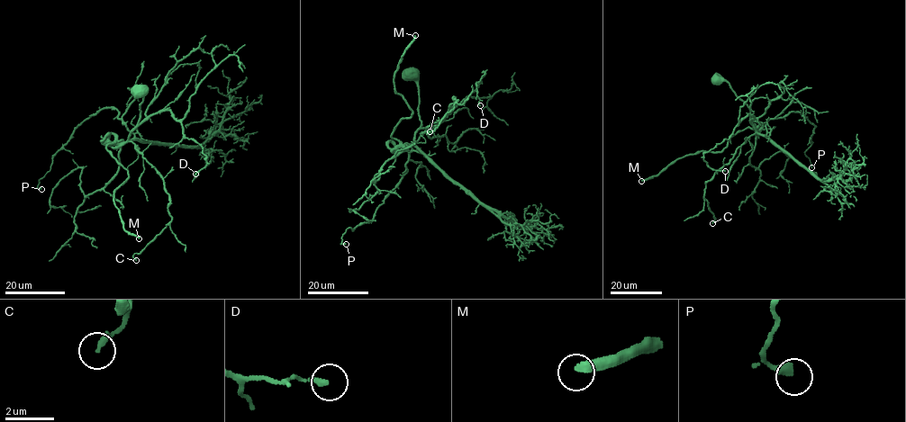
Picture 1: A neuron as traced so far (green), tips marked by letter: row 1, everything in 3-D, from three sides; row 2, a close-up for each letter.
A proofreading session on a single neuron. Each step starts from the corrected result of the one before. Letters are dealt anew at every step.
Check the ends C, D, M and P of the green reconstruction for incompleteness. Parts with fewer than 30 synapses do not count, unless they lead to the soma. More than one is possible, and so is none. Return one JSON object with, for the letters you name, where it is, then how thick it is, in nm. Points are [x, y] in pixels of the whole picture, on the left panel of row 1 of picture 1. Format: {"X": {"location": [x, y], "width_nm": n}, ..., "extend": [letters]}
{"M": {"location": [139, 238], "width_nm": 400}, "extend": ["M"]}

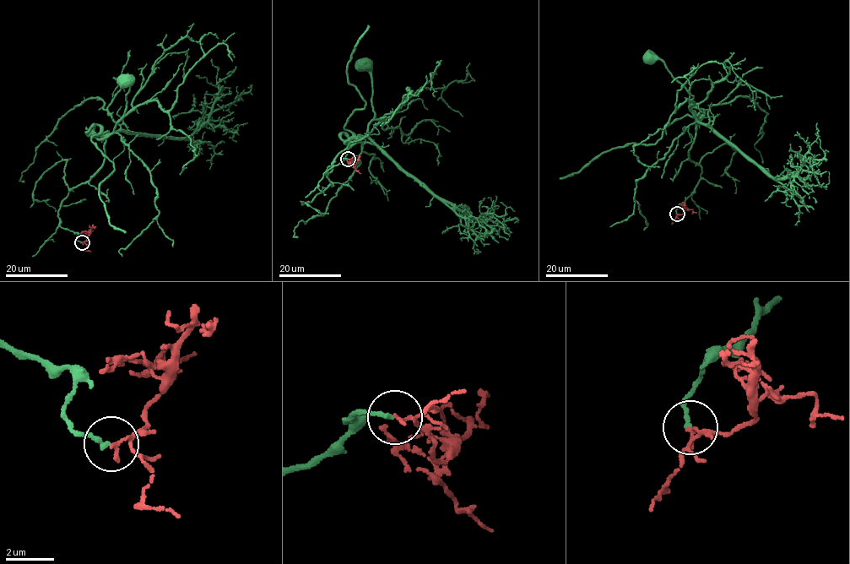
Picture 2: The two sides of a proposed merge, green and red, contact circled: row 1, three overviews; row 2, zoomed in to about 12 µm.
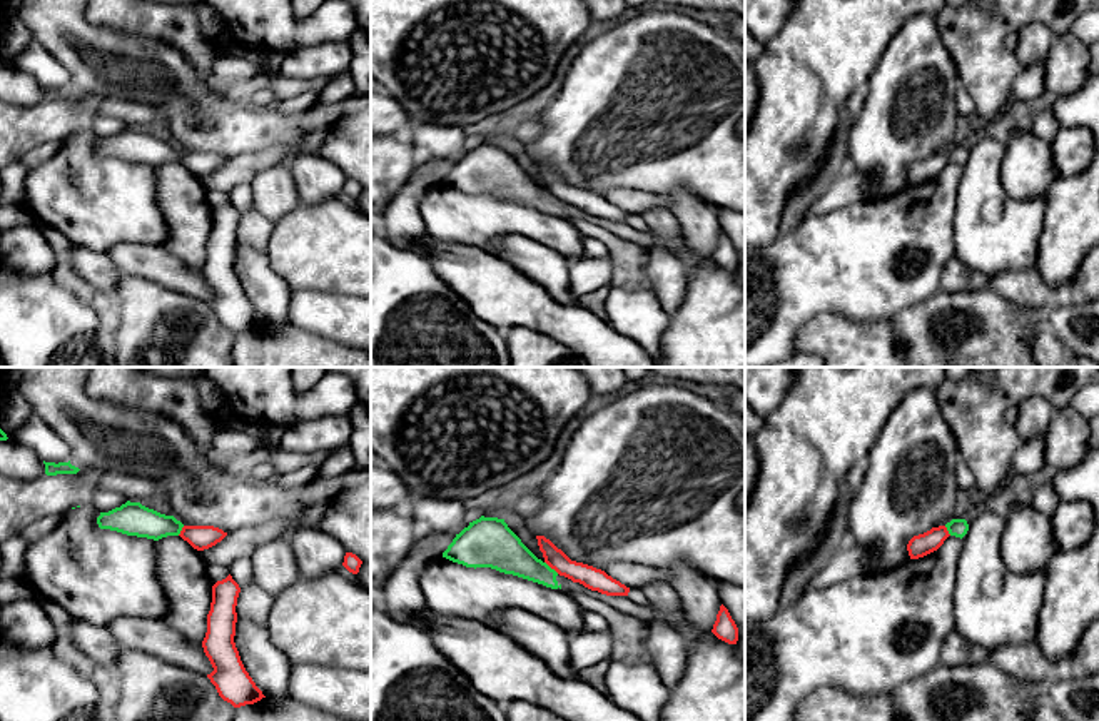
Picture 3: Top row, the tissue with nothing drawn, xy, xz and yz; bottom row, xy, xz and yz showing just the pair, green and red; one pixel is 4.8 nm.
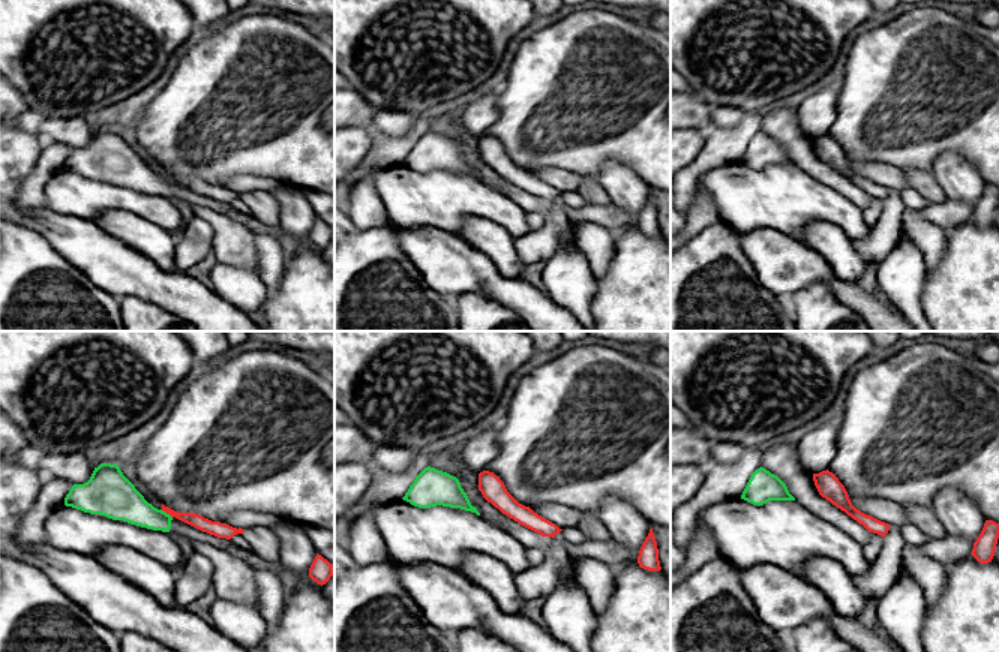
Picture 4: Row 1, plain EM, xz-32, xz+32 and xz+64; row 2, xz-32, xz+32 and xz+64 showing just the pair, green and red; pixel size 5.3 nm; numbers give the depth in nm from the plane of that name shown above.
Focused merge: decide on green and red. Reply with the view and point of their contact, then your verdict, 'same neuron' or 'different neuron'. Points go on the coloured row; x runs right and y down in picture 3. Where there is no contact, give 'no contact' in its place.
meets green in xz at (550, 568); different neuron

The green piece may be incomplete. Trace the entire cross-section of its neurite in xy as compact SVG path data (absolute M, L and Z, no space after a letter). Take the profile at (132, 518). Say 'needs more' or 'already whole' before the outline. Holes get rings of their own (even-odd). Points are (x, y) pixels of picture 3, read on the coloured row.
already whole; M127 501L120 507L100 512L97 517L100 529L117 531L127 536L159 541L167 536L179 536L184 524L174 516L160 514L140 502Z

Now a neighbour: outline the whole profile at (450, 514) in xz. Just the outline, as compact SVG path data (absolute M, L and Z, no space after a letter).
M414 499L408 512L419 526L439 527L459 534L469 526L466 504L459 499Z

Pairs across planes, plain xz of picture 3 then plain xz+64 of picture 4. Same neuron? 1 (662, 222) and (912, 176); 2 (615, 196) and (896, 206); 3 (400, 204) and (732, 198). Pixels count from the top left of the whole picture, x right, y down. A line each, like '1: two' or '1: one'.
1: one
2: two
3: two

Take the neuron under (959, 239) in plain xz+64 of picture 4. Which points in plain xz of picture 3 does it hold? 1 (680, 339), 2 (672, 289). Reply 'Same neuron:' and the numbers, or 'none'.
Same neuron: 1

